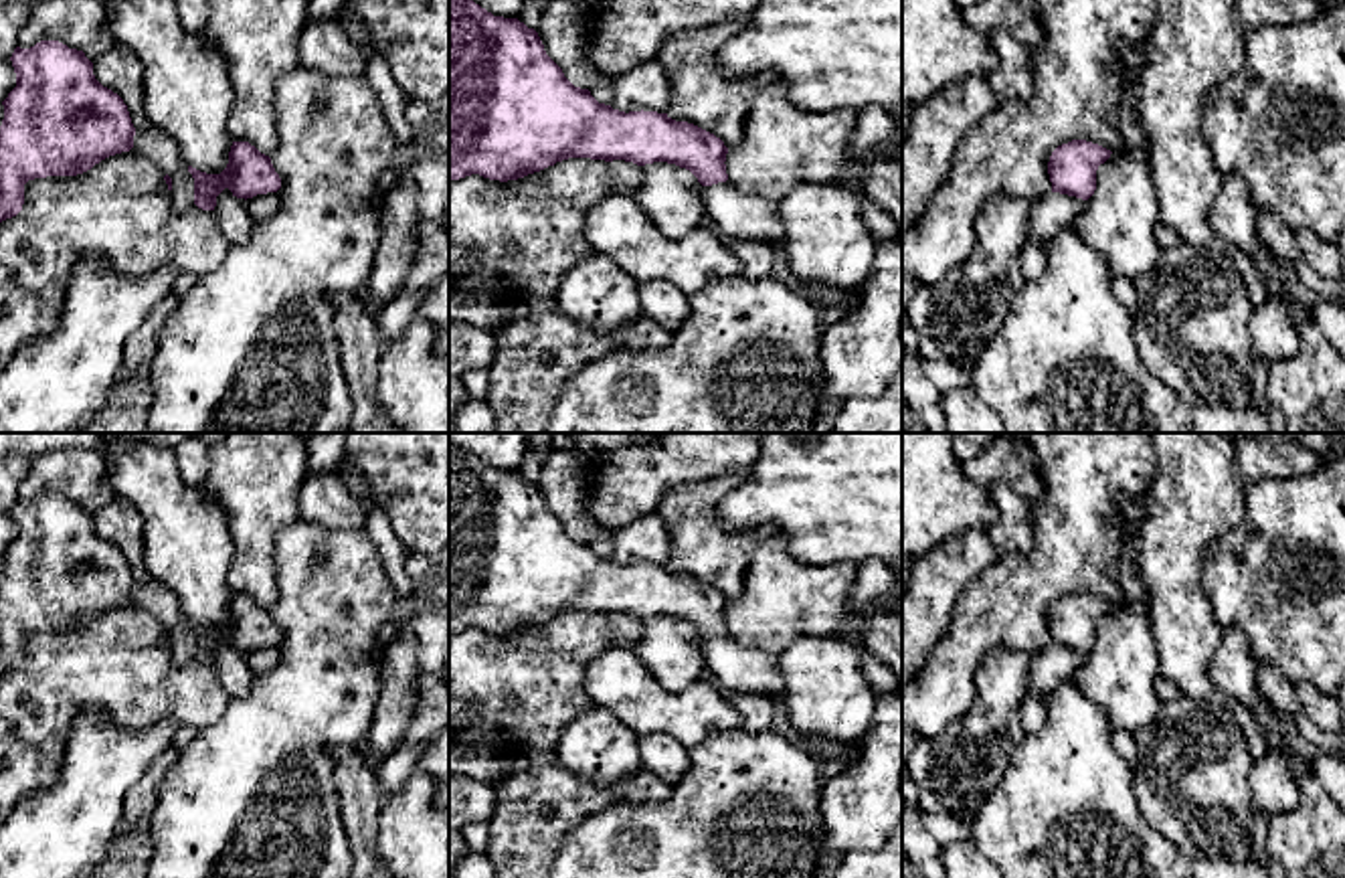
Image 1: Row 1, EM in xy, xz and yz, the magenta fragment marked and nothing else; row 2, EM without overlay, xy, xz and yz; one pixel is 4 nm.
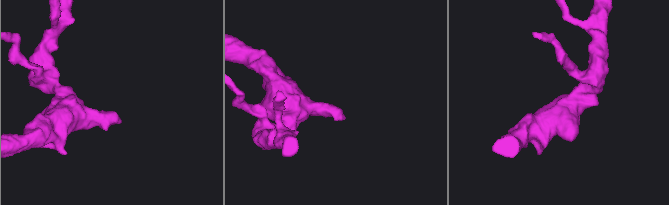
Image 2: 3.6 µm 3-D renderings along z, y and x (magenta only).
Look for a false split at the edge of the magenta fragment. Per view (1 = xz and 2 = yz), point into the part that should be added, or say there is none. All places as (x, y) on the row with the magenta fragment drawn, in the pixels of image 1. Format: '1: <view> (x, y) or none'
1: xz (735, 213)
2: none

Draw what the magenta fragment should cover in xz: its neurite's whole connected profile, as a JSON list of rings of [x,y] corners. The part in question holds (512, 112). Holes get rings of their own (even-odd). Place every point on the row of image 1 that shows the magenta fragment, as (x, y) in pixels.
[[[449,0],[449,180],[479,174],[508,182],[568,158],[667,162],[698,178],[706,214],[722,239],[765,241],[781,257],[785,227],[777,202],[736,188],[726,174],[726,154],[720,138],[694,123],[599,103],[564,77],[534,28],[494,16],[473,0]]]

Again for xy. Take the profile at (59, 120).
[[[59,40],[16,47],[16,87],[2,101],[0,223],[24,204],[24,184],[77,176],[101,160],[129,152],[136,127],[127,105],[93,75],[83,51]]]

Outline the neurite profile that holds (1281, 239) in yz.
[[[1272,210],[1260,212],[1258,235],[1274,257],[1284,261],[1303,259],[1303,253],[1296,247],[1296,233],[1288,229]]]

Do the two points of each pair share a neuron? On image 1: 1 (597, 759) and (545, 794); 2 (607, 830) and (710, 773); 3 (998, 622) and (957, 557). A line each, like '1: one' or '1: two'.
1: two
2: one
3: two

